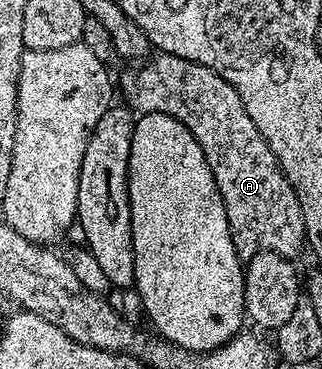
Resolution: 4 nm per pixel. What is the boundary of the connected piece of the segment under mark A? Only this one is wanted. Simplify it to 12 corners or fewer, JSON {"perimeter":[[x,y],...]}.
{"perimeter":[[154,53],[119,90],[199,140],[243,260],[306,245],[303,212],[239,92]]}

